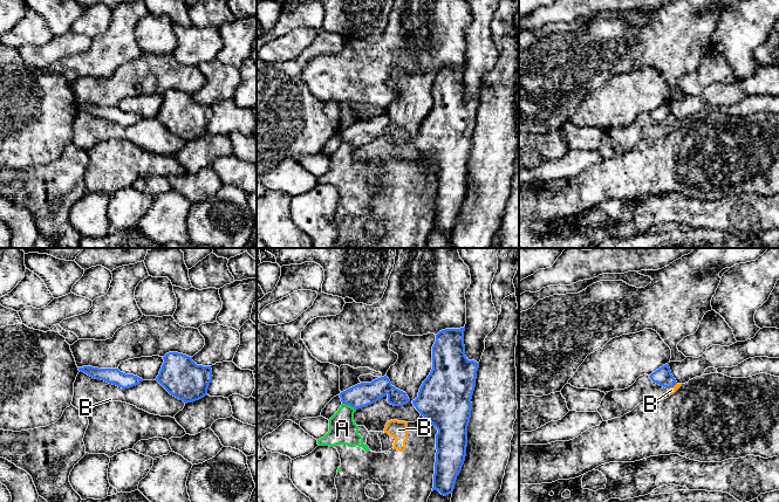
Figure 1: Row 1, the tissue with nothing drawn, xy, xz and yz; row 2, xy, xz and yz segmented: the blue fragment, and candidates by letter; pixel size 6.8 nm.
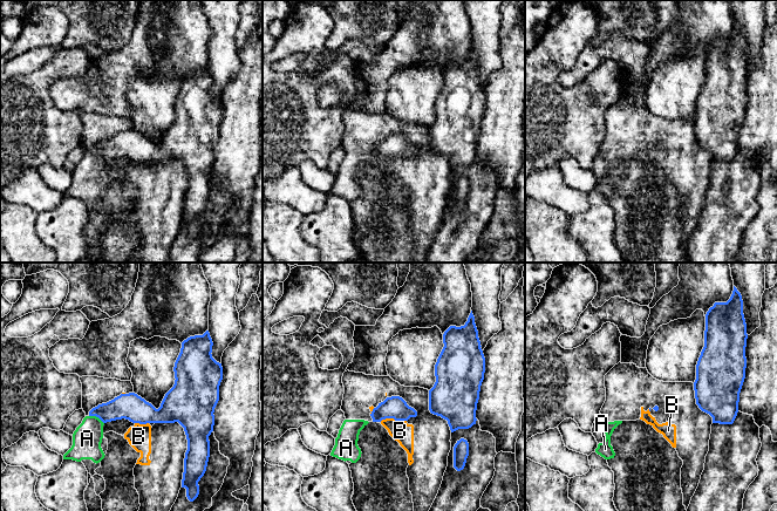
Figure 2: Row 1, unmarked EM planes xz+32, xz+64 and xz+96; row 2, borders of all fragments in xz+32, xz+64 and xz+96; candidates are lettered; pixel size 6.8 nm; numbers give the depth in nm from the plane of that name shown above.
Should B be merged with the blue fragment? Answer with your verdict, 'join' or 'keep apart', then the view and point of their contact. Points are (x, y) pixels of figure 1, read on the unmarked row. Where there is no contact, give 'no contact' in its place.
keep apart | yz (671, 124)

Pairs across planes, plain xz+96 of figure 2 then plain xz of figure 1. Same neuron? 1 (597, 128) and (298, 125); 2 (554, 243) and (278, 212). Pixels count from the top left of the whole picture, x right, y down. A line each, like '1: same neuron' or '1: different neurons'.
1: same neuron
2: same neuron

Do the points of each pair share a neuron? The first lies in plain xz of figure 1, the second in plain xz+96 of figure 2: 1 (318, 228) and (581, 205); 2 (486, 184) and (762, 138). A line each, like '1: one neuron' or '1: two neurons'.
1: two neurons
2: one neuron

